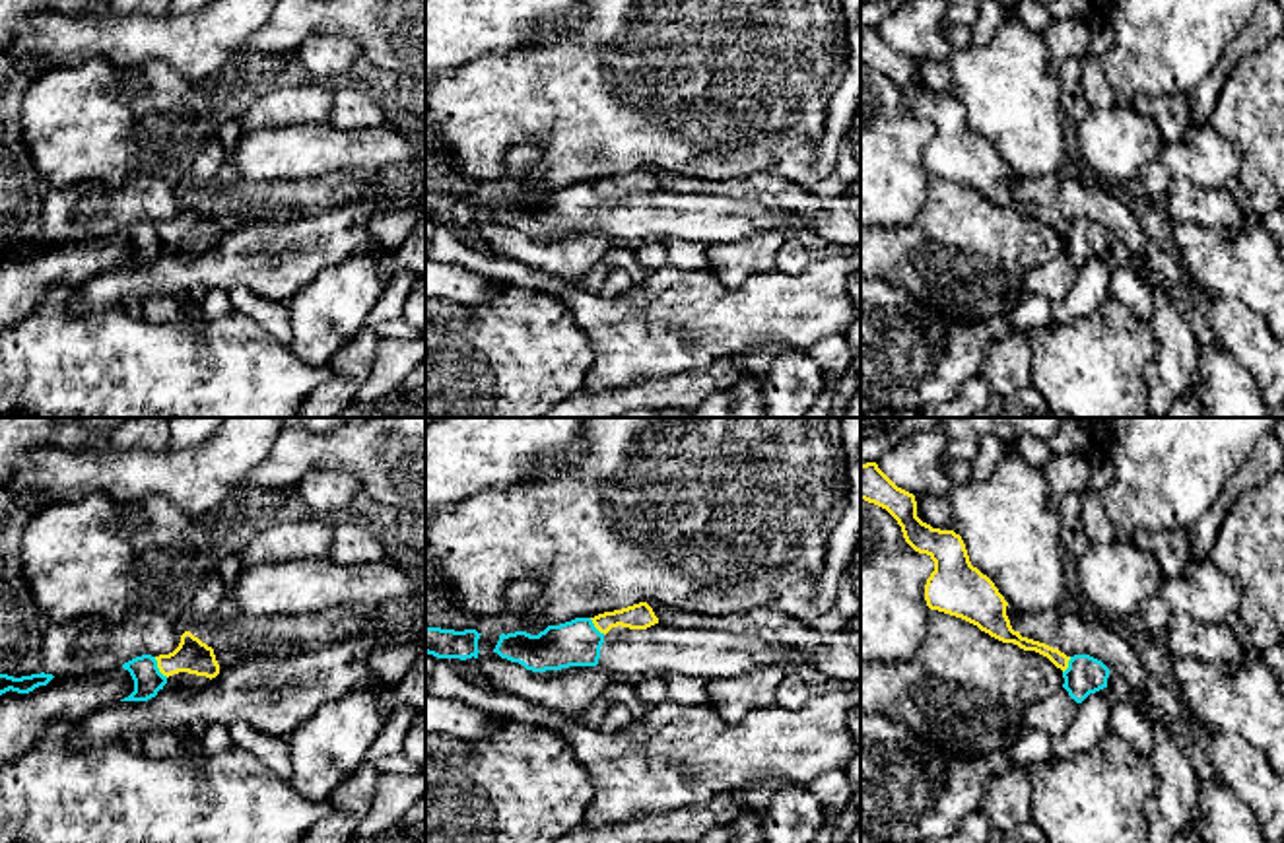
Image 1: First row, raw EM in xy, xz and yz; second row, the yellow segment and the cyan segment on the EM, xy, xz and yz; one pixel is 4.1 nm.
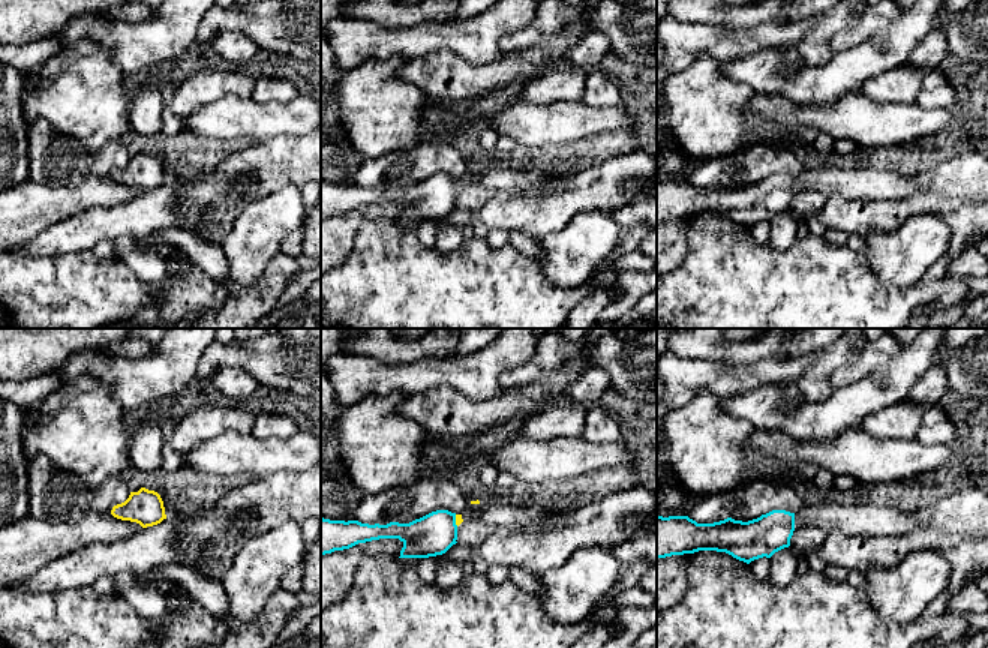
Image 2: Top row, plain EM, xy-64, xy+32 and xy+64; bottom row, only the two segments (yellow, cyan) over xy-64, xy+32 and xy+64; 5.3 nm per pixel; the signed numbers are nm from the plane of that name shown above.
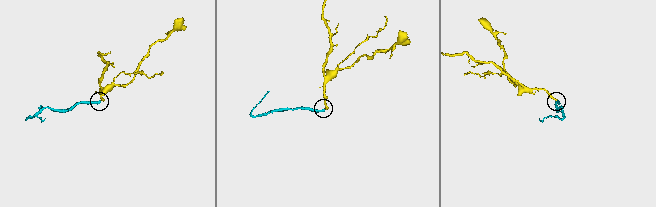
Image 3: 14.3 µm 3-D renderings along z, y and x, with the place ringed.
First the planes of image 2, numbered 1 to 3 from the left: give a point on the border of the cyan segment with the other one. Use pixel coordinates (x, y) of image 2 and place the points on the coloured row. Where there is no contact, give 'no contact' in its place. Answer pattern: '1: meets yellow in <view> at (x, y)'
1: no contact
2: meets yellow in xy+32 at (456, 521)
3: no contact

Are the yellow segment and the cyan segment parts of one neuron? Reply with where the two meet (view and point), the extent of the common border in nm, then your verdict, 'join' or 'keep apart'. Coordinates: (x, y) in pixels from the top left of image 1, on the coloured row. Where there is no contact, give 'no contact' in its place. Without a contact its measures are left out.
meets yellow in xy at (160, 669); contact 110 nm long; keep apart

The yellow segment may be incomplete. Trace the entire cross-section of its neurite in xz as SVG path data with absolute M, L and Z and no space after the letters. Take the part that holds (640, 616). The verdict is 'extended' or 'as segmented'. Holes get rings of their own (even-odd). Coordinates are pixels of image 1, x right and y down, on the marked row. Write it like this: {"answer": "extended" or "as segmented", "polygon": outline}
{"answer": "extended", "polygon": "M639 602L614 612L604 612L591 620L600 633L614 637L625 637L635 629L647 629L659 624L659 618L647 602Z"}

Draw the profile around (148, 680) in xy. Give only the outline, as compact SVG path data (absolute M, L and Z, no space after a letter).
M152 655L136 657L124 662L122 668L130 672L134 691L120 701L148 701L167 684L167 676L159 672L157 660Z

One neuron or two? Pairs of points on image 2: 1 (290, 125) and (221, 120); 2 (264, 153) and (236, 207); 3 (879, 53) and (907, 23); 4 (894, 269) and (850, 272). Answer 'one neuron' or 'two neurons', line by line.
1: one neuron
2: one neuron
3: one neuron
4: two neurons

